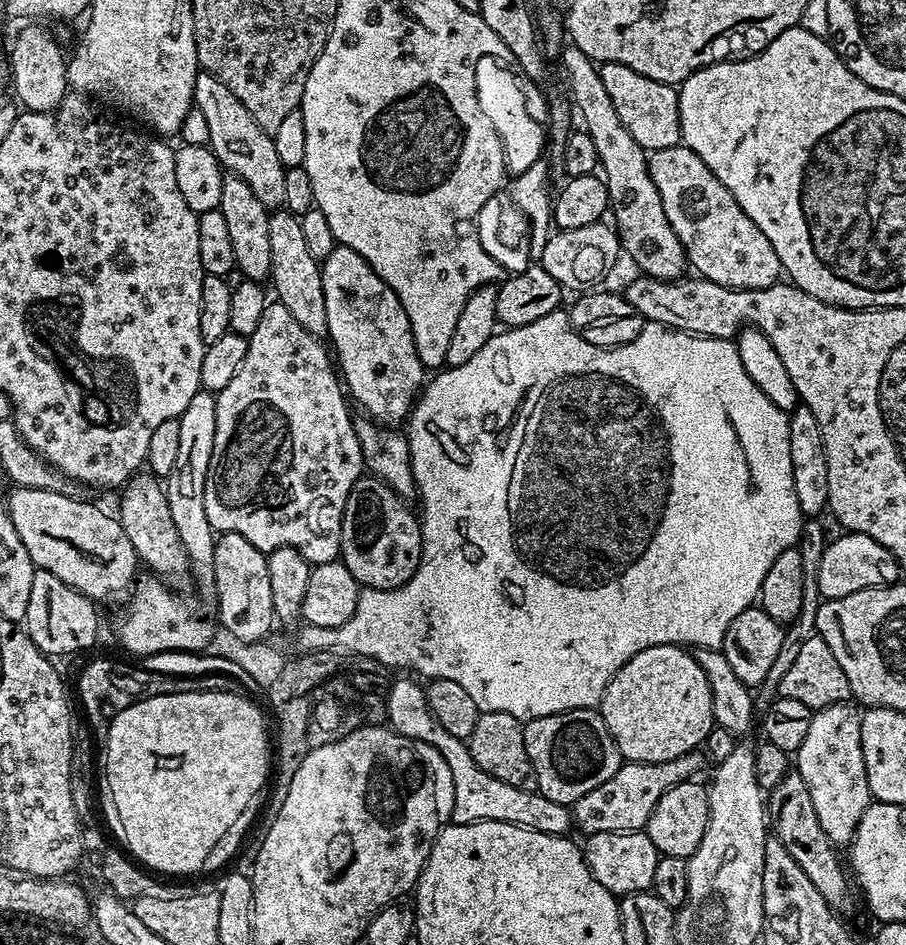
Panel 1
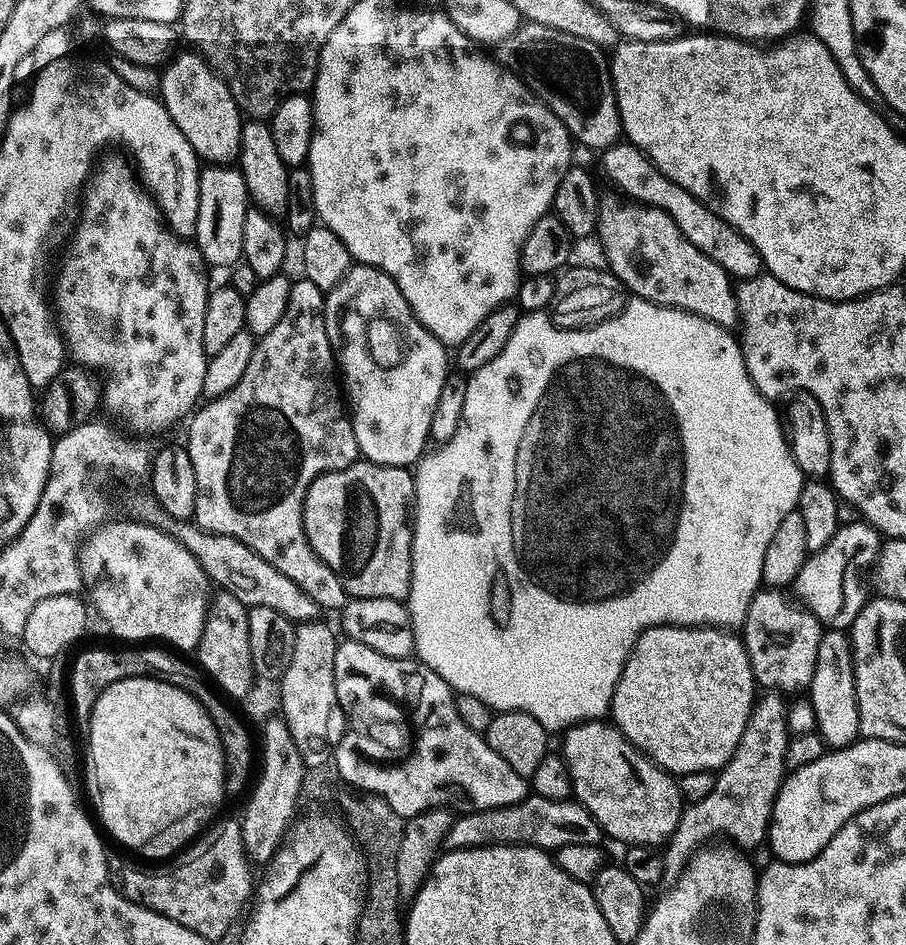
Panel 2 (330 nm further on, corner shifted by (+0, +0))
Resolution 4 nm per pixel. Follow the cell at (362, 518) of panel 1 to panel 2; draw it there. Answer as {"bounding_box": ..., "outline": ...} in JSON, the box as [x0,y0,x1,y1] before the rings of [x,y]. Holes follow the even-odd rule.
{"bounding_box":[304,462,416,601],"outline":[[[357,462],[348,468],[337,472],[325,472],[308,487],[308,493],[304,499],[304,533],[312,548],[334,570],[334,574],[342,582],[345,593],[349,597],[361,600],[362,598],[390,598],[391,600],[407,601],[408,592],[412,589],[412,529],[414,516],[414,501],[416,498],[416,482],[413,473],[404,466],[391,464],[374,464],[371,462]]]}

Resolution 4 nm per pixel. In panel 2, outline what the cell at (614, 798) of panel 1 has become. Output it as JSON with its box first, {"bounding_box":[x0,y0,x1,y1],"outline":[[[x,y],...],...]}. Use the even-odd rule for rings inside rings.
{"bounding_box":[444,794,602,850],"outline":[[[532,794],[517,804],[491,808],[485,812],[472,810],[467,814],[469,816],[457,815],[453,819],[444,839],[445,849],[478,848],[489,844],[531,844],[534,848],[555,850],[575,844],[600,844],[602,840],[600,824],[584,809],[583,804],[571,799],[548,800]]]}

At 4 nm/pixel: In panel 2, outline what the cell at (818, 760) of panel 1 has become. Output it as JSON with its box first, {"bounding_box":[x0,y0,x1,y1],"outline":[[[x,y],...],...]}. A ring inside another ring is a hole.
{"bounding_box":[810,631,860,749],"outline":[[[825,631],[820,638],[810,699],[816,726],[829,749],[846,748],[860,736],[860,715],[856,705],[856,670],[852,666],[852,646],[847,635]],[[812,692],[812,693],[811,693]]]}

